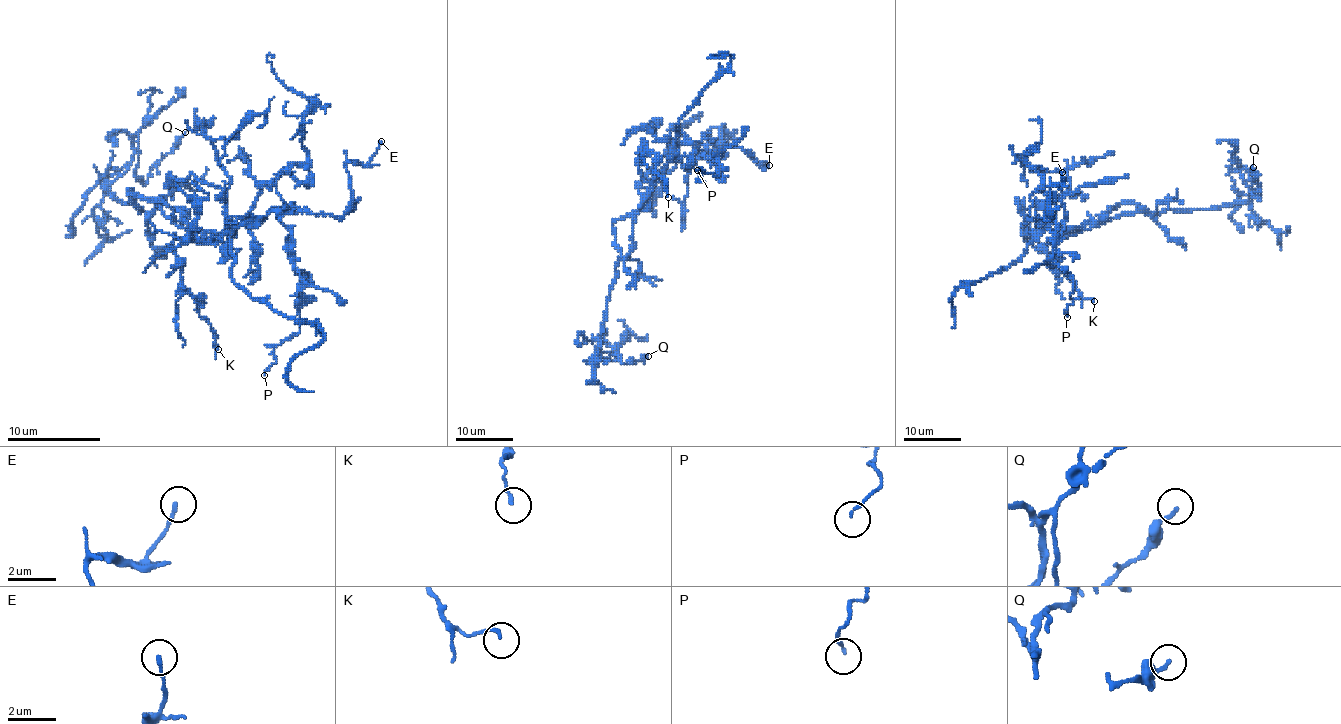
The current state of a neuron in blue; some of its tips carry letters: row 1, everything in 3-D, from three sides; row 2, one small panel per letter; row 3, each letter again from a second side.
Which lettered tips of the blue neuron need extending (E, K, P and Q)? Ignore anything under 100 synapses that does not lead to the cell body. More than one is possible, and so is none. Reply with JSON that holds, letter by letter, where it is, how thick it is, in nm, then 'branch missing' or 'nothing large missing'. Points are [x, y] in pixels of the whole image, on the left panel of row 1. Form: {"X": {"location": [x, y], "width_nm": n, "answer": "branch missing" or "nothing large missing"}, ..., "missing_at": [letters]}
{"E": {"location": [381, 141], "width_nm": 160, "answer": "nothing large missing"}, "K": {"location": [218, 349], "width_nm": 140, "answer": "nothing large missing"}, "P": {"location": [264, 375], "width_nm": 120, "answer": "nothing large missing"}, "Q": {"location": [185, 132], "width_nm": 150, "answer": "nothing large missing"}, "missing_at": []}

